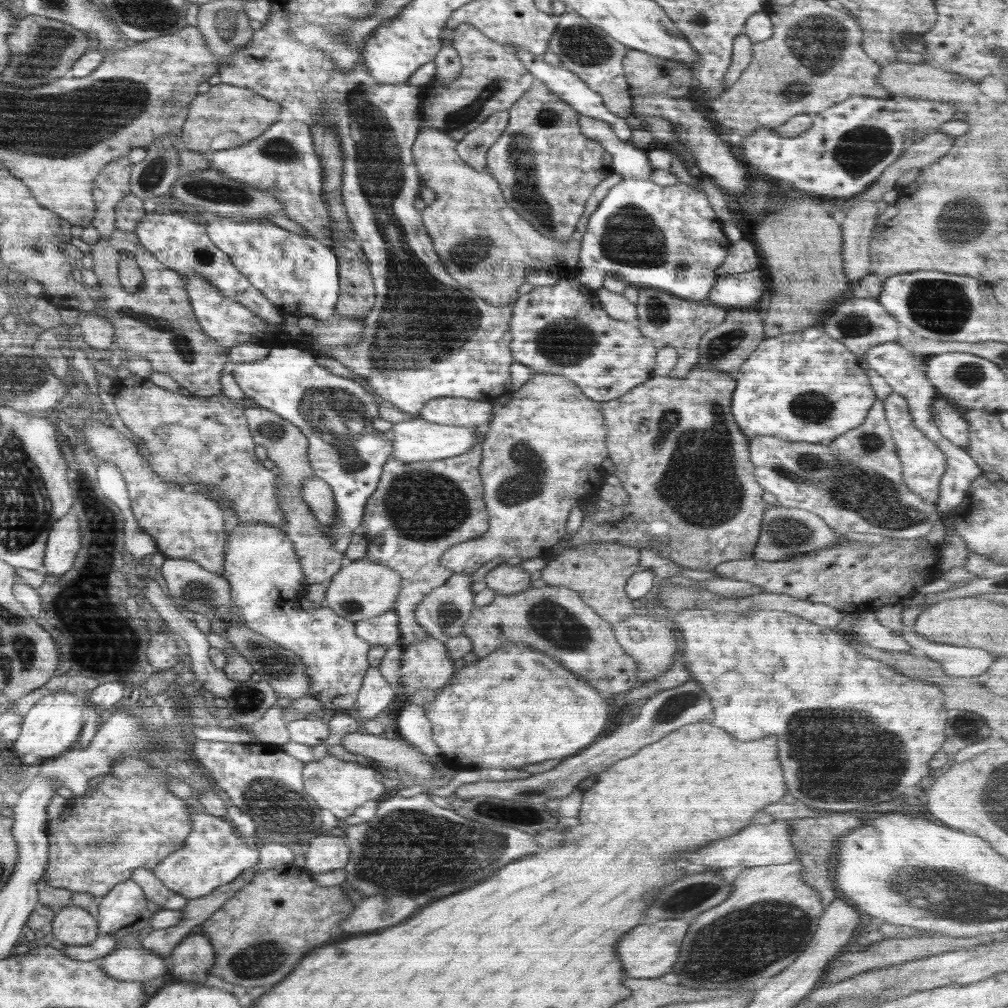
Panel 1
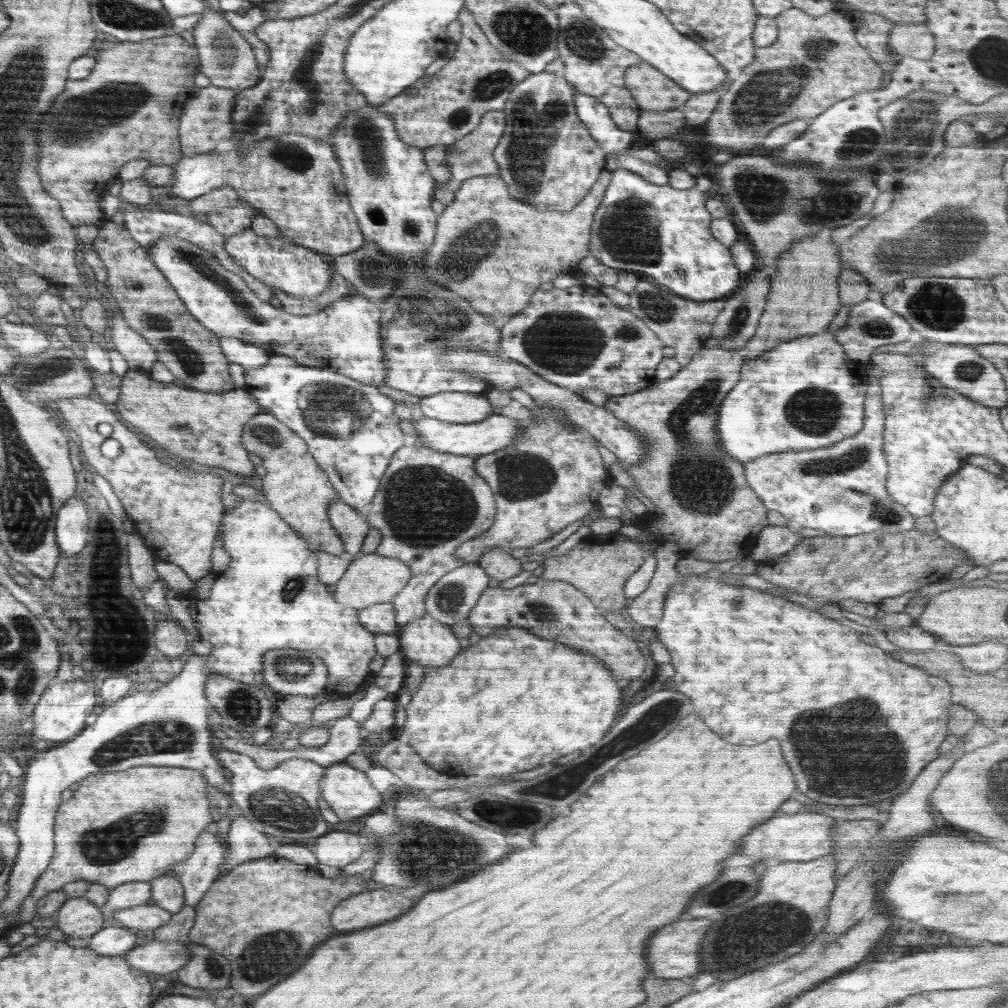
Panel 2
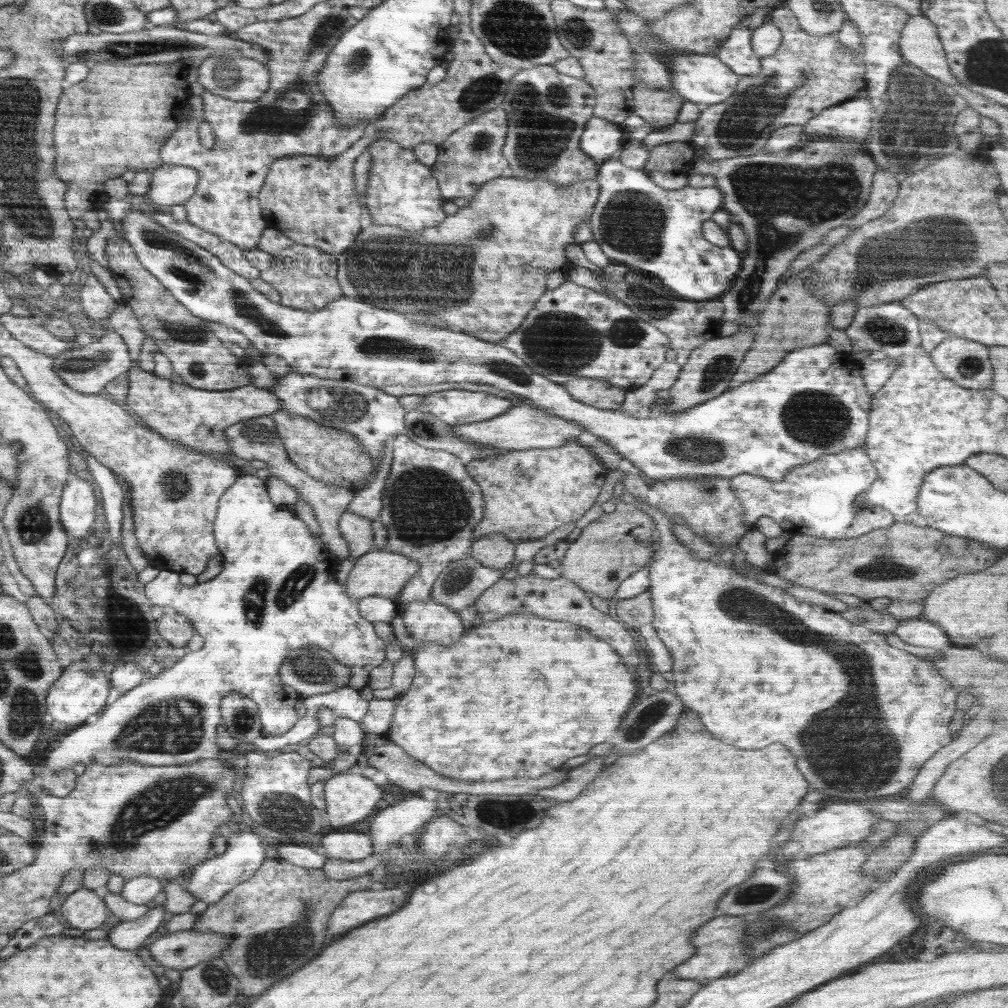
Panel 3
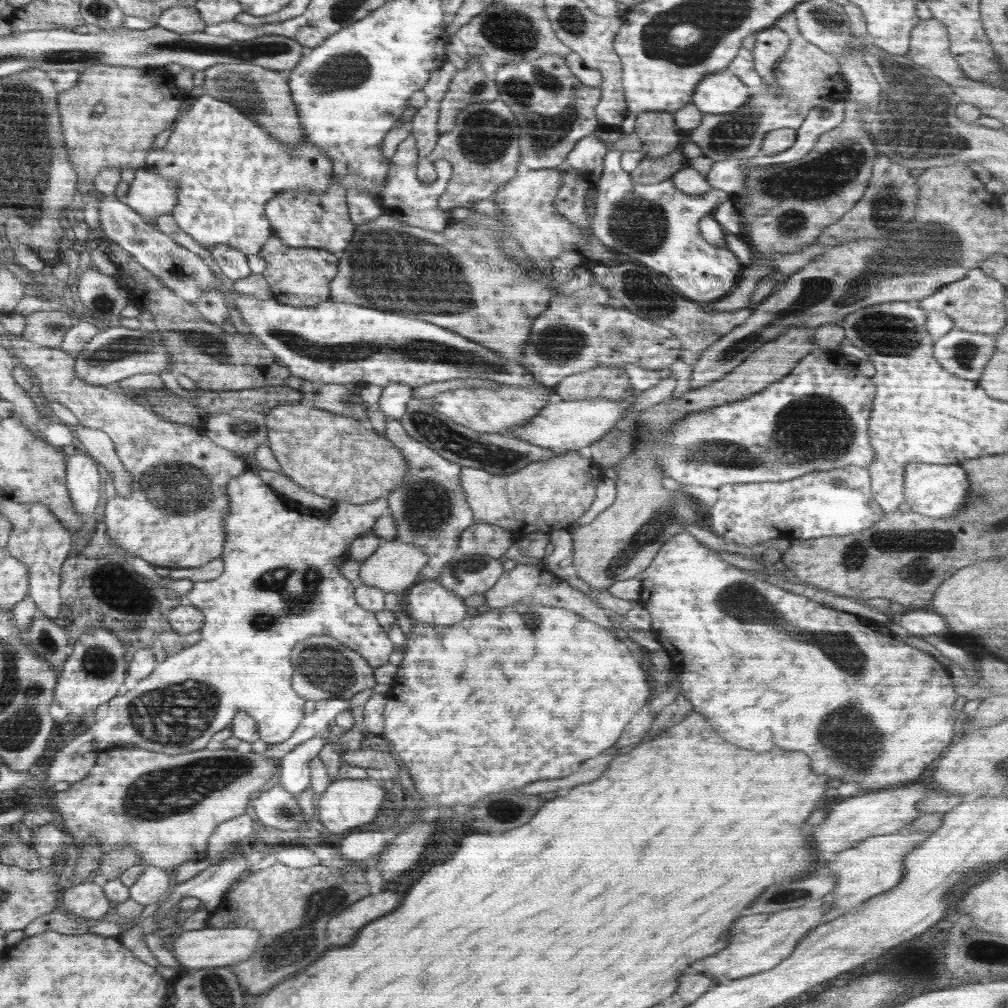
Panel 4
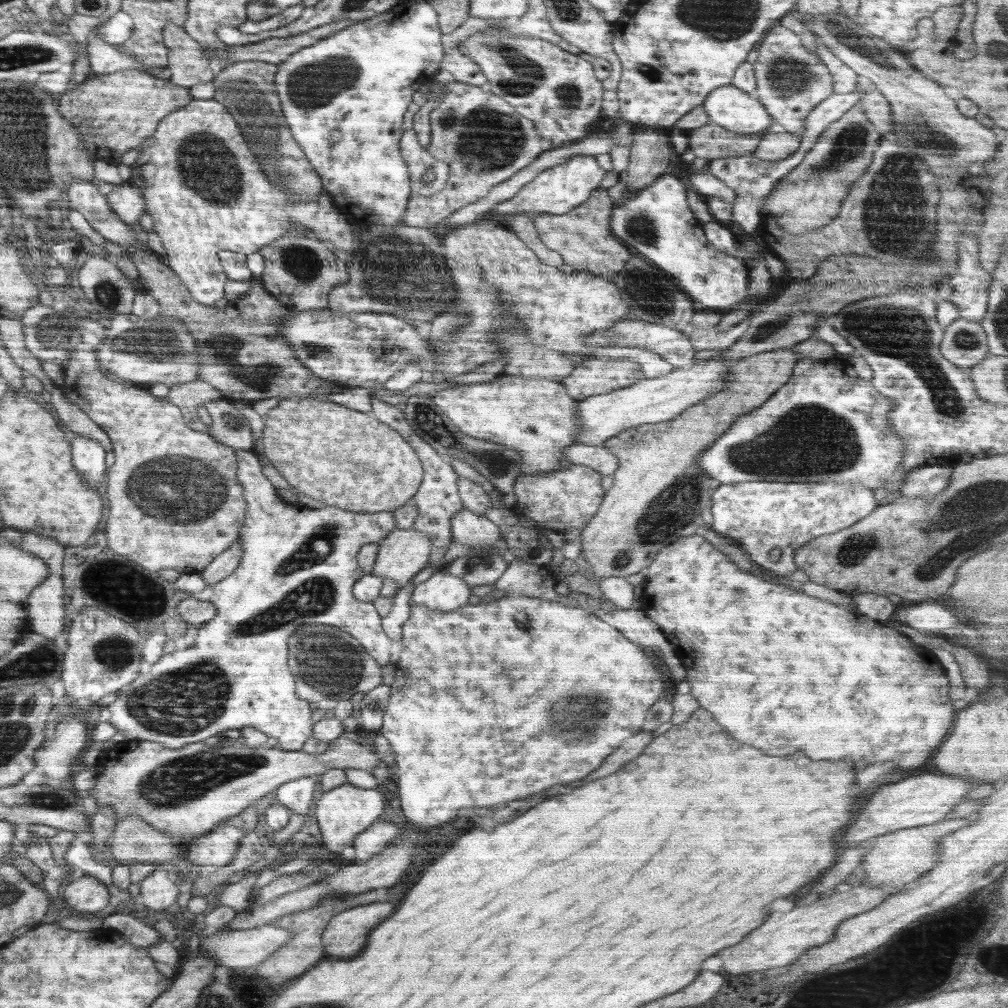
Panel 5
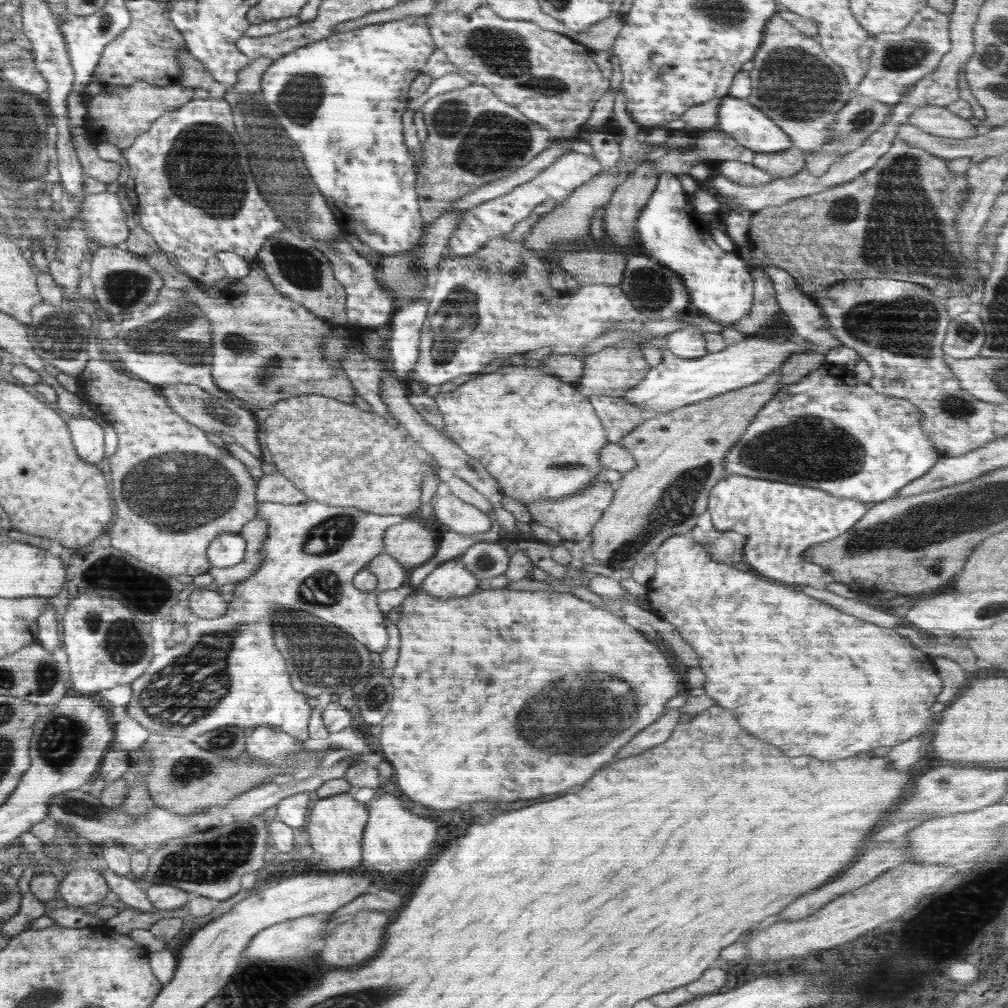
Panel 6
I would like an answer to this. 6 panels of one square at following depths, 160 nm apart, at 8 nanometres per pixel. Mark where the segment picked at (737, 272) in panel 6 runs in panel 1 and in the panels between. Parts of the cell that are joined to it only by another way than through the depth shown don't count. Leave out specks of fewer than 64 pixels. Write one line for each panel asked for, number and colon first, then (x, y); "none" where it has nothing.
1: (669, 237)
2: (659, 233)
3: (636, 223)
4: (657, 225)
5: (657, 224)

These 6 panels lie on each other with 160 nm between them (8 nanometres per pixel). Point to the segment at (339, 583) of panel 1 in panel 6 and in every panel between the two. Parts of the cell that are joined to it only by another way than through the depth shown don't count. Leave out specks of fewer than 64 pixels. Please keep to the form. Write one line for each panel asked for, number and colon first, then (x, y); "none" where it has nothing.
2: (372, 579)
3: (377, 573)
4: (394, 566)
5: (402, 553)
6: (412, 544)

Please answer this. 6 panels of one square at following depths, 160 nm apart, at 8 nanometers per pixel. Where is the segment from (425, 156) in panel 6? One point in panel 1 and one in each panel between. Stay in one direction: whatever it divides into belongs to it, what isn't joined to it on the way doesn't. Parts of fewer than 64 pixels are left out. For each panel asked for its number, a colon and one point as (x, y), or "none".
1: (473, 148)
2: (472, 155)
3: (471, 156)
4: (482, 147)
5: (484, 141)

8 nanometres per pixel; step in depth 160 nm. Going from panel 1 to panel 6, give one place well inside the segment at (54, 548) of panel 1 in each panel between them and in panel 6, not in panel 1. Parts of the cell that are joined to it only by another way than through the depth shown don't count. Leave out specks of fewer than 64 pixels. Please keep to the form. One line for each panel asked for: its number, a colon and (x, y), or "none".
2: (73, 532)
3: (77, 512)
4: (83, 481)
5: (89, 461)
6: (88, 436)

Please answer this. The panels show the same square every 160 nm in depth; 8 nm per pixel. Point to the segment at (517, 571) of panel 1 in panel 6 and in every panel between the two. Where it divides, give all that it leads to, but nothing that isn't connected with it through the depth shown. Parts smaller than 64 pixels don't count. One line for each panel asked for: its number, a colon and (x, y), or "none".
2: (497, 563)
3: (493, 550)
4: (490, 540)
5: (476, 530)
6: (455, 515)

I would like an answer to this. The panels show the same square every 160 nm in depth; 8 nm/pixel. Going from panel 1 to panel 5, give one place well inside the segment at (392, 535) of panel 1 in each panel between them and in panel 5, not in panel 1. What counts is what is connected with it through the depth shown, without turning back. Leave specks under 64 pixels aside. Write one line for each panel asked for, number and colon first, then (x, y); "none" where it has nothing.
2: (428, 503)
3: (430, 504)
4: (430, 509)
5: (437, 499)

